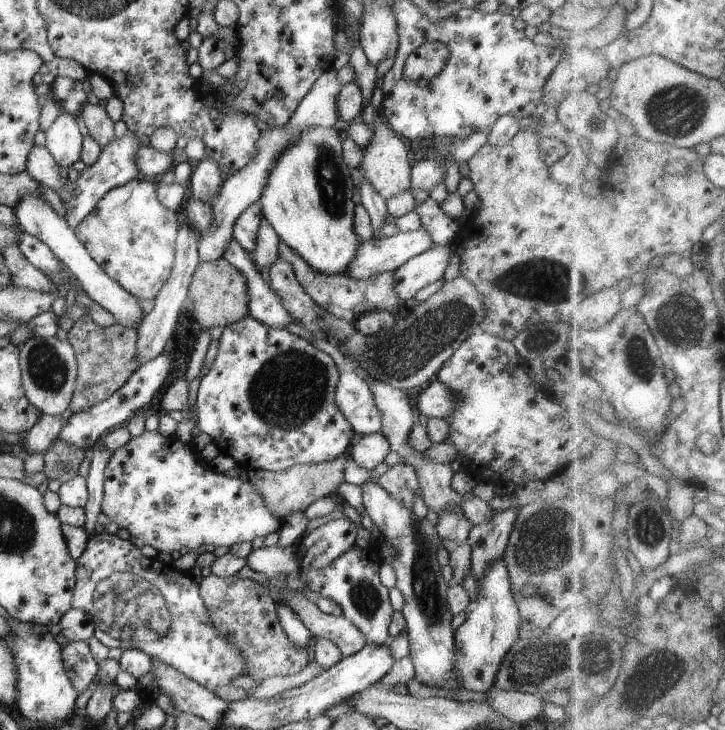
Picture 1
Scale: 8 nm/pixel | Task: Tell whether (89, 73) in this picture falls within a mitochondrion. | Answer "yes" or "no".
no

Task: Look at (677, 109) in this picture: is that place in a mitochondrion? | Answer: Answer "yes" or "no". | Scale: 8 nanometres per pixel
yes

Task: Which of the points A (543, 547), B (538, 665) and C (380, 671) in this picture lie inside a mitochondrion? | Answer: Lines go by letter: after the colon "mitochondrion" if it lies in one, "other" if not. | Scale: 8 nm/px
A: mitochondrion
B: mitochondrion
C: other

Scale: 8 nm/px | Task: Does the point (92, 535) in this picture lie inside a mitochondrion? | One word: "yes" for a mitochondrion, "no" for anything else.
no

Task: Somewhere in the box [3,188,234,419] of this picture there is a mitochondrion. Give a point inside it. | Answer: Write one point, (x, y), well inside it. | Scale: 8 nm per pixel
(49, 372)

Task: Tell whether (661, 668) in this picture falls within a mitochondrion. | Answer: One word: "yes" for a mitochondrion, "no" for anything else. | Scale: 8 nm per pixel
yes

